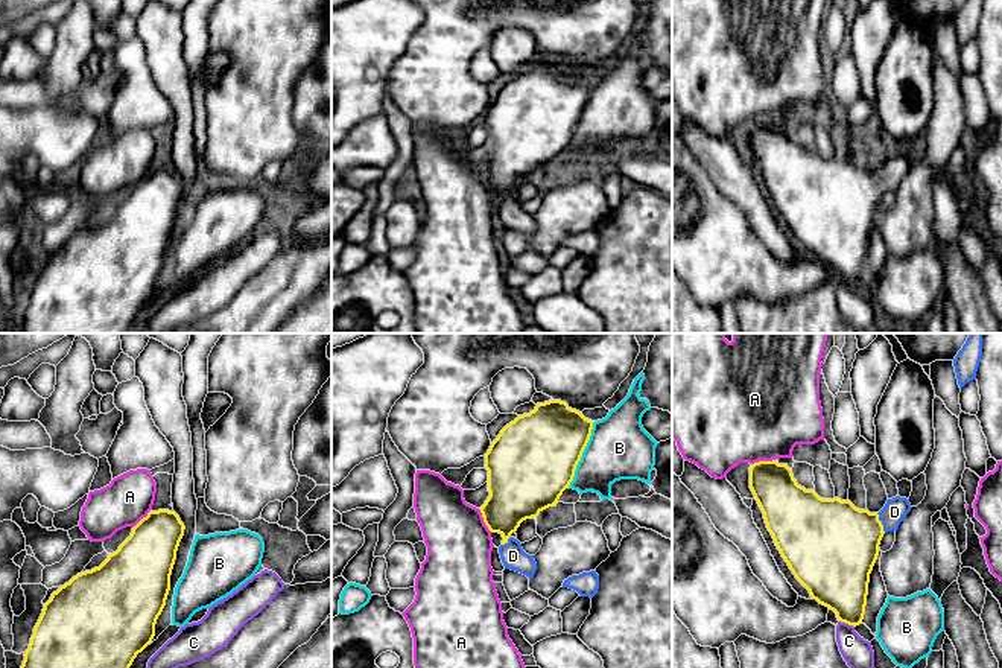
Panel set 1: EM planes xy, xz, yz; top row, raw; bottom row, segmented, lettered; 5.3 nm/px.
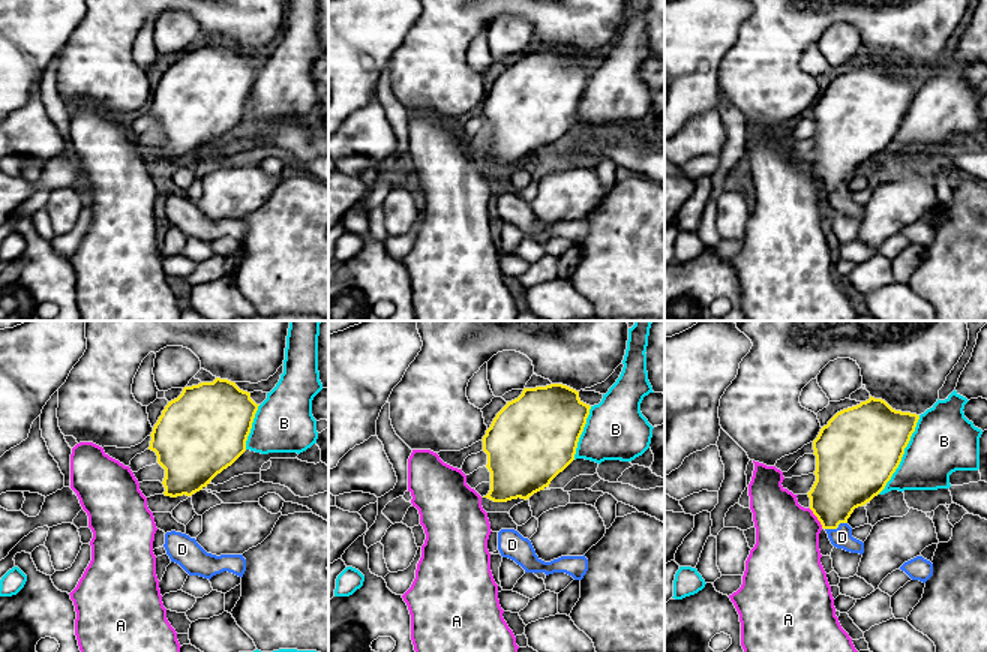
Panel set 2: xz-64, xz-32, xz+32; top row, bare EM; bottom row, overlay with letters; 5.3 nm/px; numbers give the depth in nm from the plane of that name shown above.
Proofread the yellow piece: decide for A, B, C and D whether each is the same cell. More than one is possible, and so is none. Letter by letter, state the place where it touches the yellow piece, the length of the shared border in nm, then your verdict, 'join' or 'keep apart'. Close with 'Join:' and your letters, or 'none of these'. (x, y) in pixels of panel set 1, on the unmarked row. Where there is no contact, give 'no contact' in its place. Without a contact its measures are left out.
A: xz (484, 180) | 150 nm | keep apart
B: xz (581, 113) | 380 nm | keep apart
C: yz (847, 282) | 90 nm | keep apart
D: yz (881, 181) | 120 nm | join
Join: D

